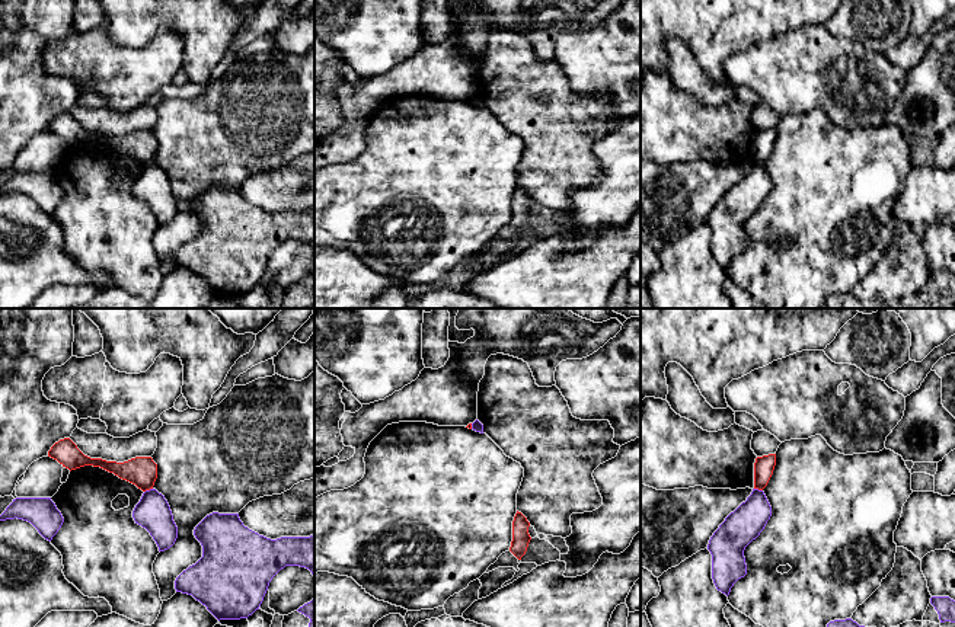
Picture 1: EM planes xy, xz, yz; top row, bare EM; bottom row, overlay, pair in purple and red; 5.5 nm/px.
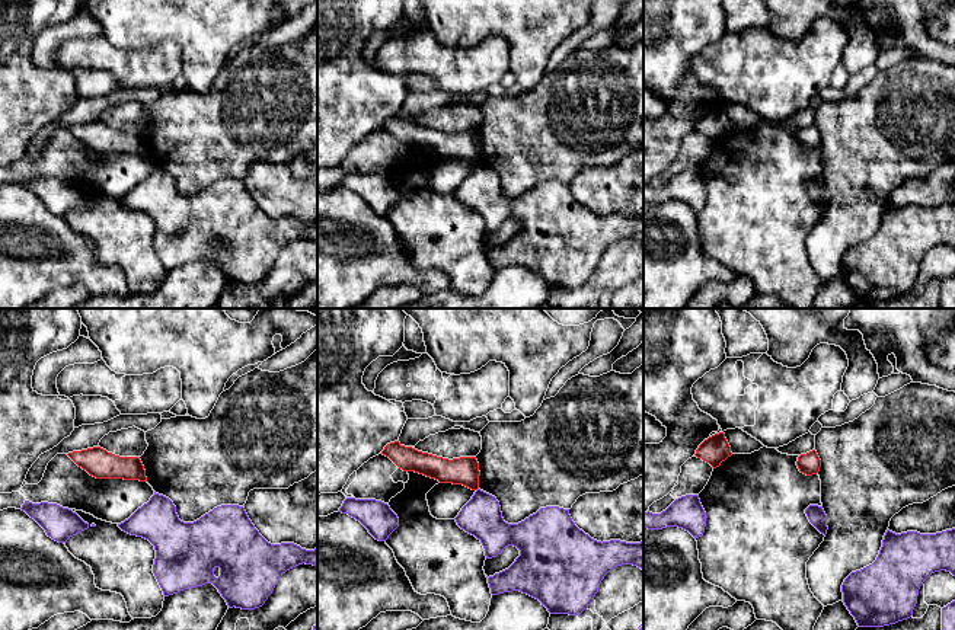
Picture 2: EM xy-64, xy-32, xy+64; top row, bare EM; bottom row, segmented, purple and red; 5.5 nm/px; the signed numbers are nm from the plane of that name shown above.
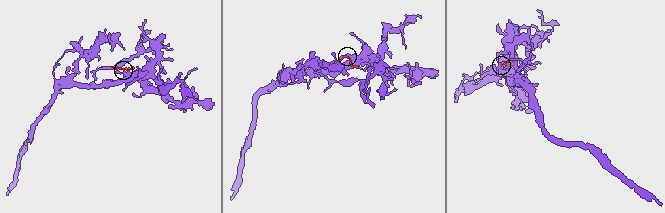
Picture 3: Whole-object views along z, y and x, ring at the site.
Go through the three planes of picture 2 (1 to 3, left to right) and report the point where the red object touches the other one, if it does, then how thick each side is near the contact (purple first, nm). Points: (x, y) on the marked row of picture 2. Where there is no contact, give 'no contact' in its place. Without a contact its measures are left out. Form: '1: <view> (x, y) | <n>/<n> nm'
1: no contact
2: no contact
3: no contact

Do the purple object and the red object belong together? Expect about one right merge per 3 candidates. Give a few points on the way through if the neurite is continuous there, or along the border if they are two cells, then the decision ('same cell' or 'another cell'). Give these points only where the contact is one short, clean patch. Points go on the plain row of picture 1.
border along xy (152, 162), (144, 166); another cell

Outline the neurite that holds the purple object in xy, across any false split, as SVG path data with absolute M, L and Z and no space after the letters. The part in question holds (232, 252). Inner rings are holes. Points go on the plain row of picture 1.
M239 188L207 189L194 204L202 231L175 255L176 266L192 269L220 294L247 292L259 284L272 252L285 240L306 241L314 250L314 208L266 212L243 199Z

